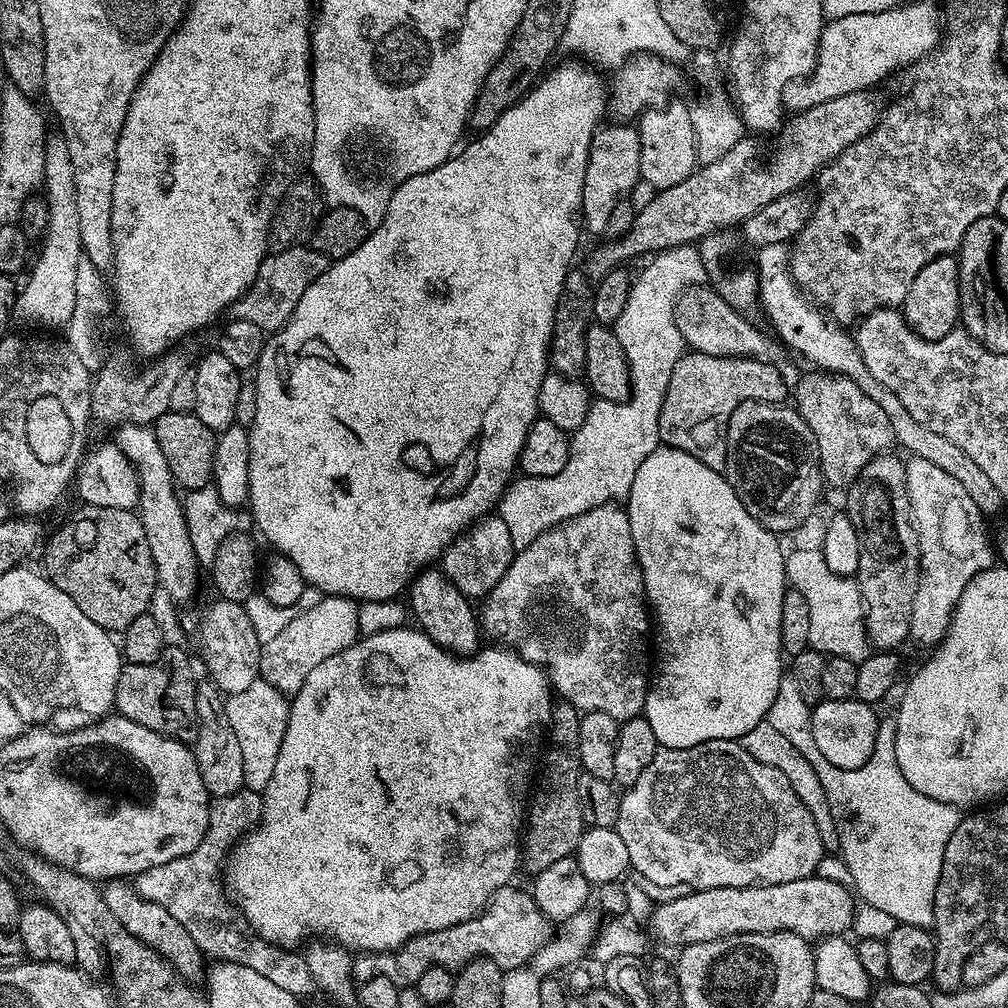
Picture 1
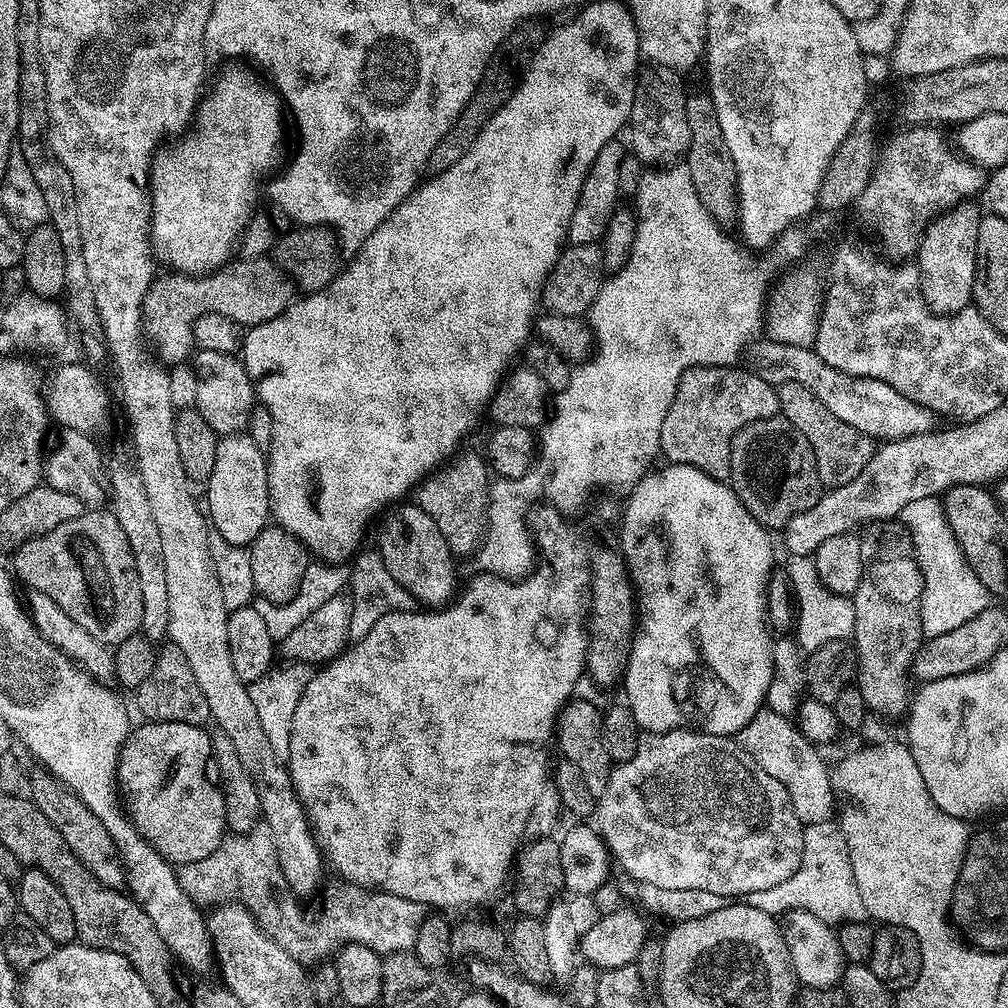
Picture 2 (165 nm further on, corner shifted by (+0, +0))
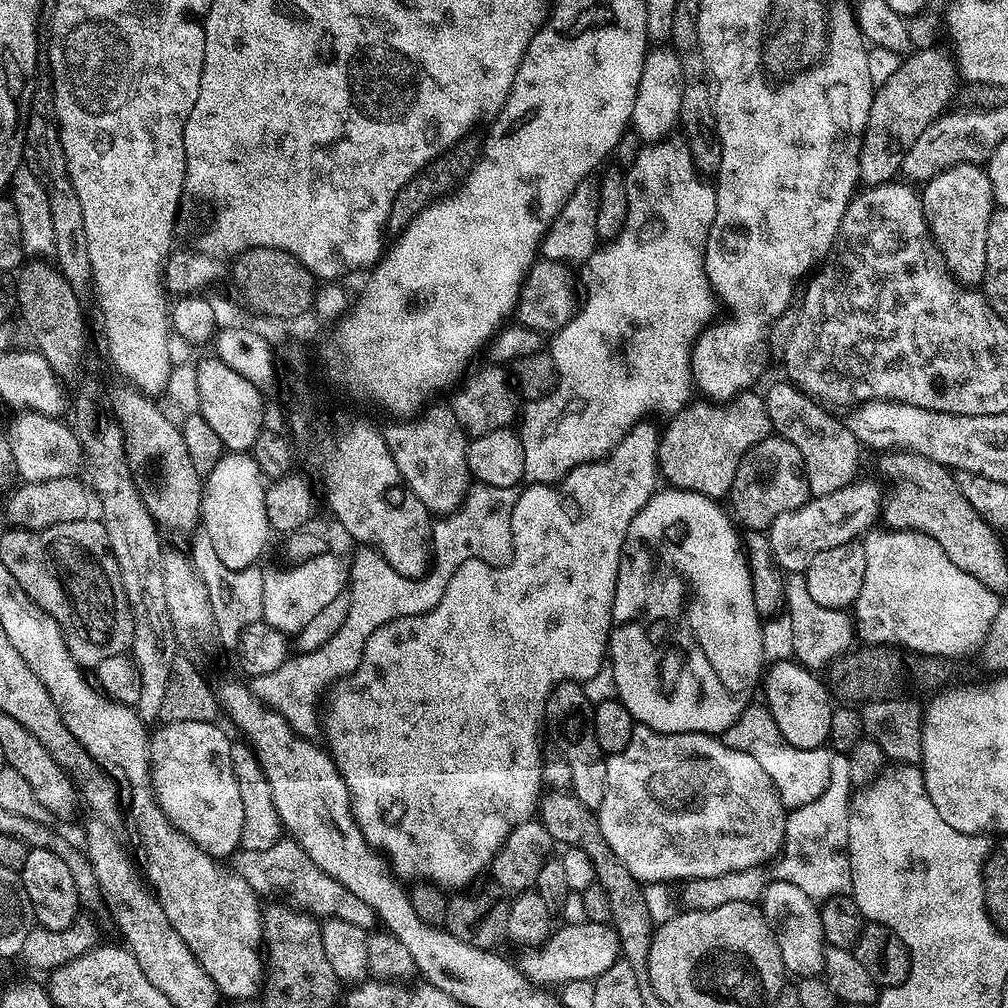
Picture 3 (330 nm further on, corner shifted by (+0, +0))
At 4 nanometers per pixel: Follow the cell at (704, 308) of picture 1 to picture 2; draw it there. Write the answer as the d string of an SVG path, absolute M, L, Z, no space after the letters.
M775 345L776 364L772 364L766 371L766 378L774 386L786 382L798 382L798 386L806 386L834 418L846 422L846 426L854 426L862 434L871 436L873 441L887 442L900 440L904 436L913 436L919 432L933 431L933 413L927 408L921 408L910 398L898 394L894 386L886 386L886 382L878 382L874 378L865 376L851 376L845 372L834 370L818 358L818 354L811 348L802 346Z

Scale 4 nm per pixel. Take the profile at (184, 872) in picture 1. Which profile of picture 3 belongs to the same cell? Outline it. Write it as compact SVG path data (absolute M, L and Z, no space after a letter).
M282 838L272 848L249 855L246 860L248 861L245 862L244 868L242 867L242 875L249 886L256 891L257 897L272 896L268 898L287 902L292 907L317 918L337 916L346 922L354 922L354 926L362 926L365 930L373 927L374 913L370 906L321 872L295 840Z

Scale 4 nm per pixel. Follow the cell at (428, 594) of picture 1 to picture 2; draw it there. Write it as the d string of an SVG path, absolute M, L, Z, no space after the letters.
M401 503L387 513L388 521L380 532L378 551L390 578L403 586L416 600L417 605L436 610L447 605L457 595L457 561L450 546L446 546L446 538L442 538L438 530L438 522L434 522L434 518L426 514L419 503L408 503Z

